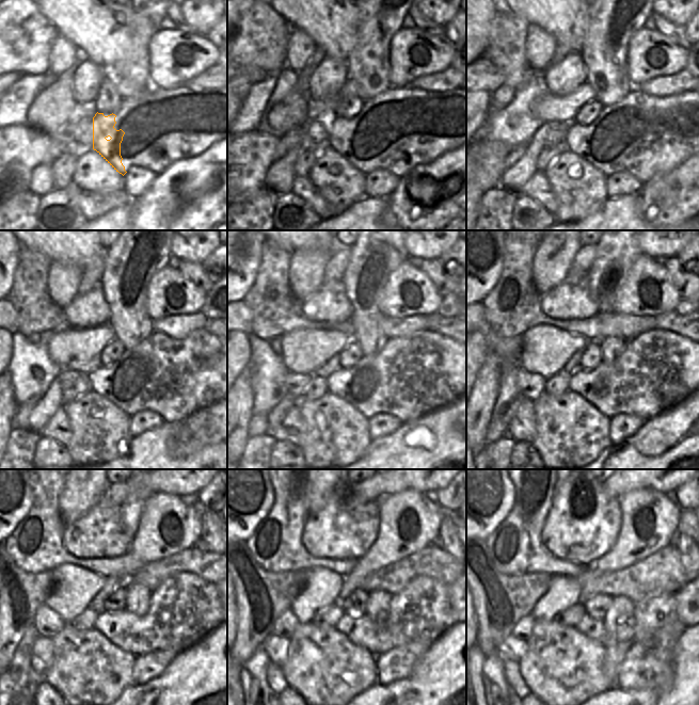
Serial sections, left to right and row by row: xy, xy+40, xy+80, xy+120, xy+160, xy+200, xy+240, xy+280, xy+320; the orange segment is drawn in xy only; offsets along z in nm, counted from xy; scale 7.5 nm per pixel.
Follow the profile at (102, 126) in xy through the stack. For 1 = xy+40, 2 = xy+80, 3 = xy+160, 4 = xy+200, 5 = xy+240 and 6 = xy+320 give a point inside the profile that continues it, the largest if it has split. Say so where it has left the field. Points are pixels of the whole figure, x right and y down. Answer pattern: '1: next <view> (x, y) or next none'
1: next xy+40 (338, 128)
2: next xy+80 (589, 149)
3: next xy+160 (345, 383)
4: next xy+200 (589, 384)
5: next xy+240 (115, 626)
6: next xy+320 (593, 628)

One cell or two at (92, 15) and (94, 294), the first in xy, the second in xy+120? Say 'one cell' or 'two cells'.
two cells

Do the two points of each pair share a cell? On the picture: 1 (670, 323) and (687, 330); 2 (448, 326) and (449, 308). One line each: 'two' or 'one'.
1: one
2: two

